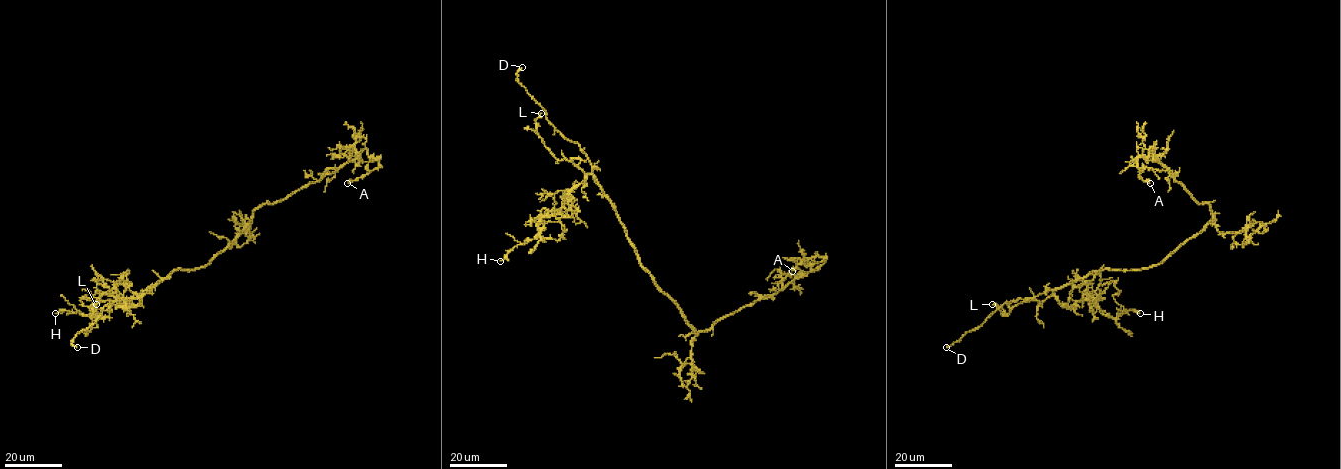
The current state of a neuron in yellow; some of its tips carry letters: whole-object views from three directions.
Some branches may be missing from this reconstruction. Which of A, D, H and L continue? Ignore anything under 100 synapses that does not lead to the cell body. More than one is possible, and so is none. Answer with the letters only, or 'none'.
D

